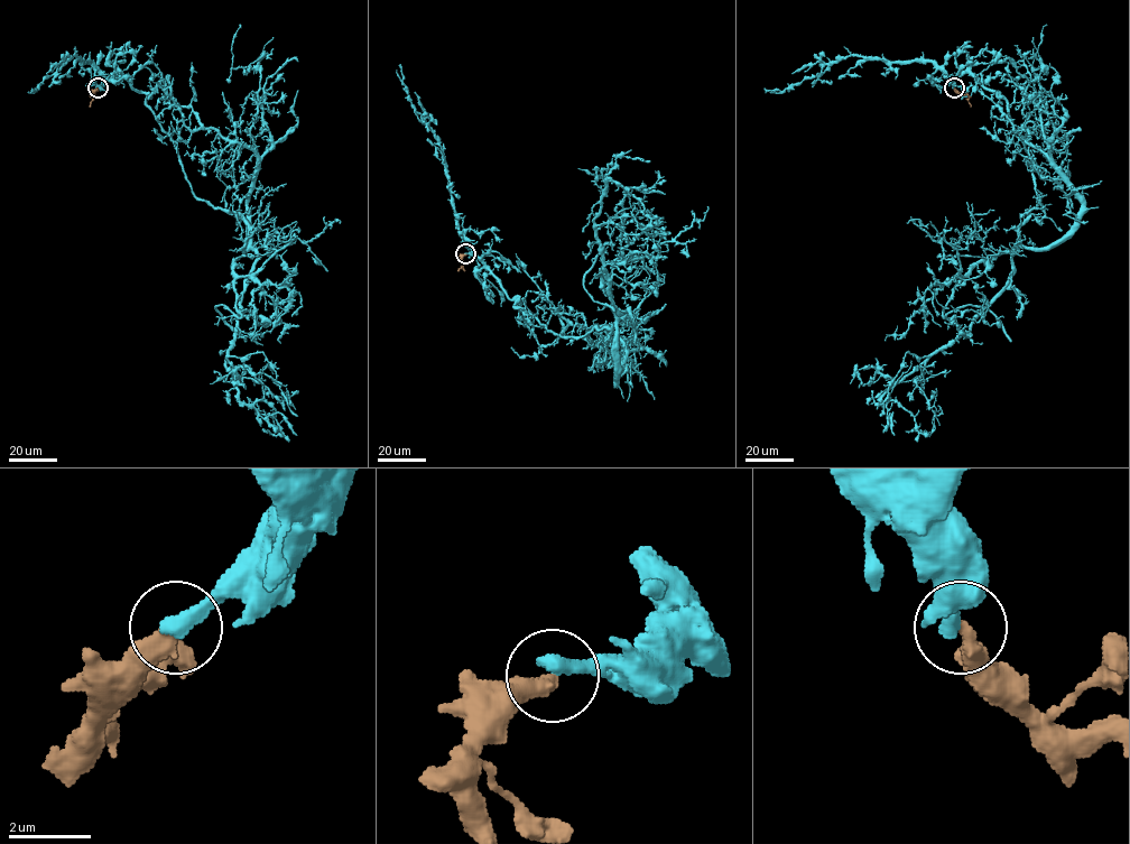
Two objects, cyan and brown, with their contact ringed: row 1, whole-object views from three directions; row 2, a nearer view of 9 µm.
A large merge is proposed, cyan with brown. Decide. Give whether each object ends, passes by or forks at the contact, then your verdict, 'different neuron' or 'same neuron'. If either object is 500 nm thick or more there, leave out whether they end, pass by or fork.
cyan ends | brown ends | different neuron

